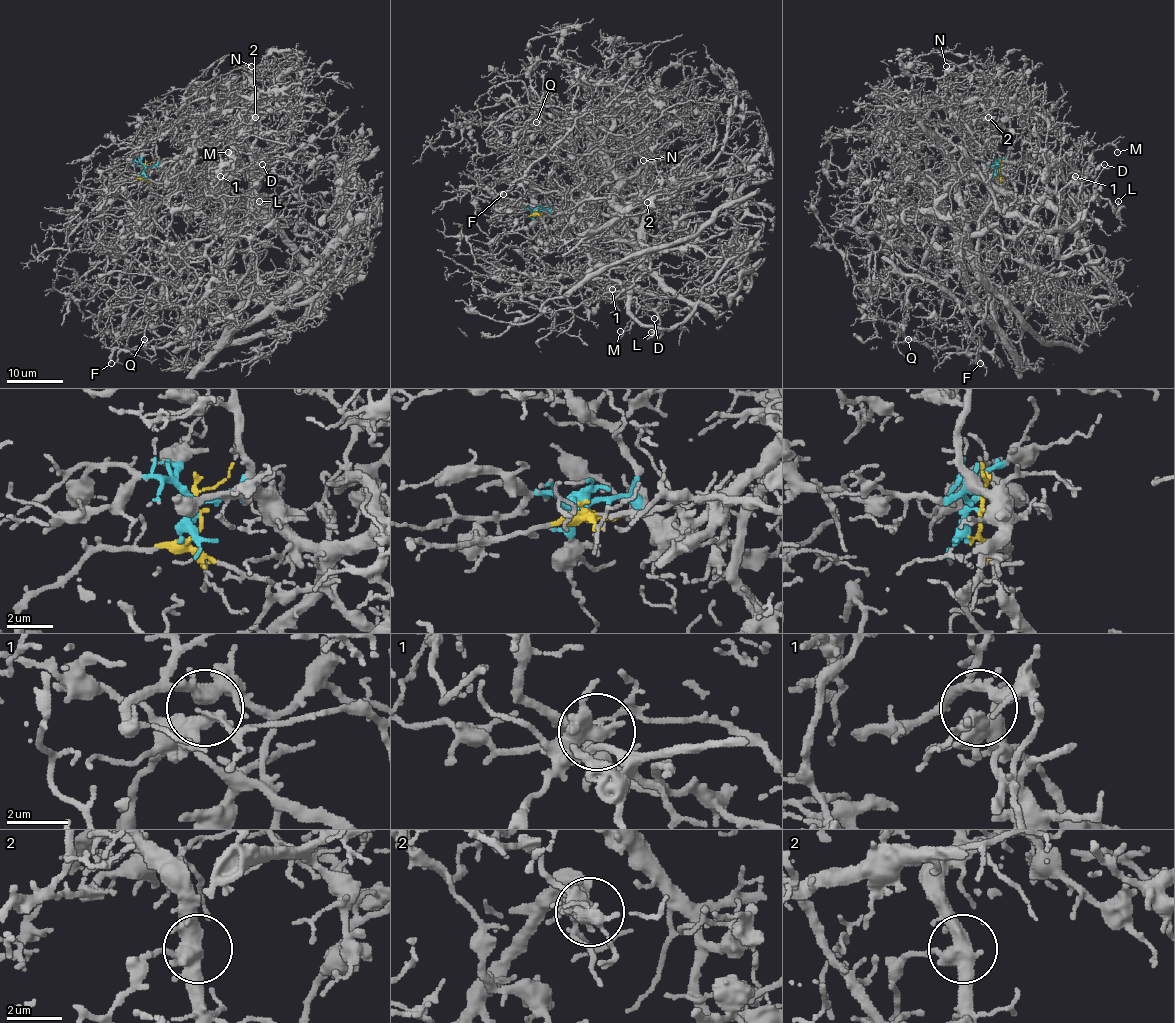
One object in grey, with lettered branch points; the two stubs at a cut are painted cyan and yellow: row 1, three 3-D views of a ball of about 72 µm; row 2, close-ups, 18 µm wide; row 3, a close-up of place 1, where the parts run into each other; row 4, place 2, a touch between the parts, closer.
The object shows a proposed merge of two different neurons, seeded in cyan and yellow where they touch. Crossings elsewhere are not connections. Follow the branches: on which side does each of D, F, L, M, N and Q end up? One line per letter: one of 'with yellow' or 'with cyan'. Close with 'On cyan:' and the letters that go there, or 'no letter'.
D: with cyan
F: with yellow
L: with cyan
M: with yellow
N: with yellow
Q: with yellow
On cyan: D, L

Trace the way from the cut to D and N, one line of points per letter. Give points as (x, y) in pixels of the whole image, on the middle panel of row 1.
D: (537, 213), (549, 210), (563, 217), (581, 202), (574, 233), (598, 270), (598, 280), (654, 318)
N: (537, 213), (585, 212), (595, 205), (628, 228), (640, 227), (647, 202), (633, 196), (655, 168), (644, 160)

